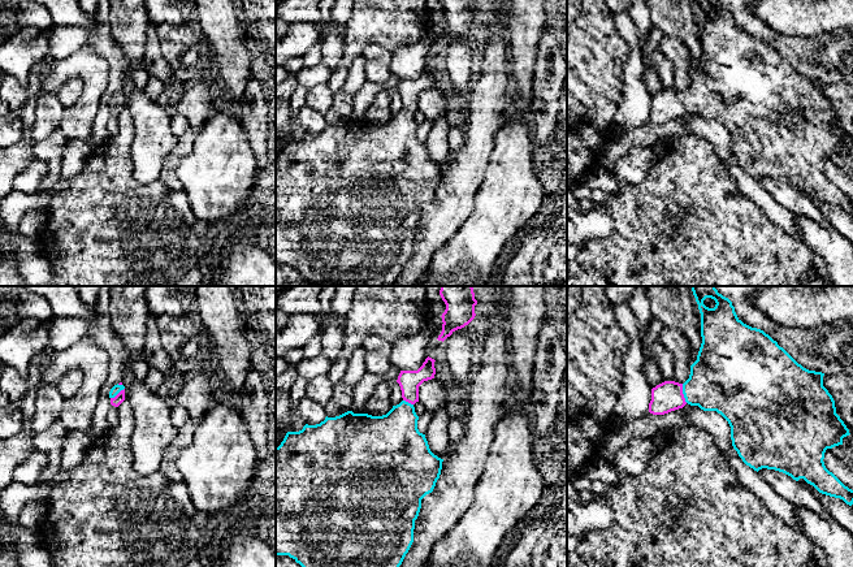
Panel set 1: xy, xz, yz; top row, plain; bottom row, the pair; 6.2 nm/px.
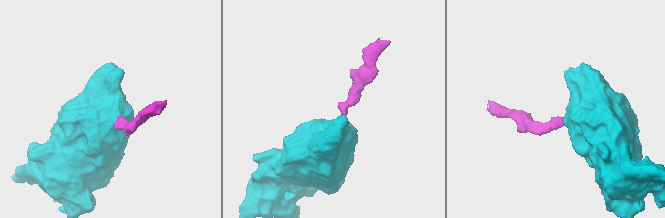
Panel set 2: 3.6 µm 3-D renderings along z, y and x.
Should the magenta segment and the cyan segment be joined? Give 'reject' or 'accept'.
accept

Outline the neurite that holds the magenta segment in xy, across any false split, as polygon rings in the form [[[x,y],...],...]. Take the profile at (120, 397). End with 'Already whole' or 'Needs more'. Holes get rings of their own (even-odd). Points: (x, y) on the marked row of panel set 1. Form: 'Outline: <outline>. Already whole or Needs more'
Outline: [[[122,382],[114,385],[109,391],[111,404],[118,407],[125,401],[125,386]]]. Needs more

